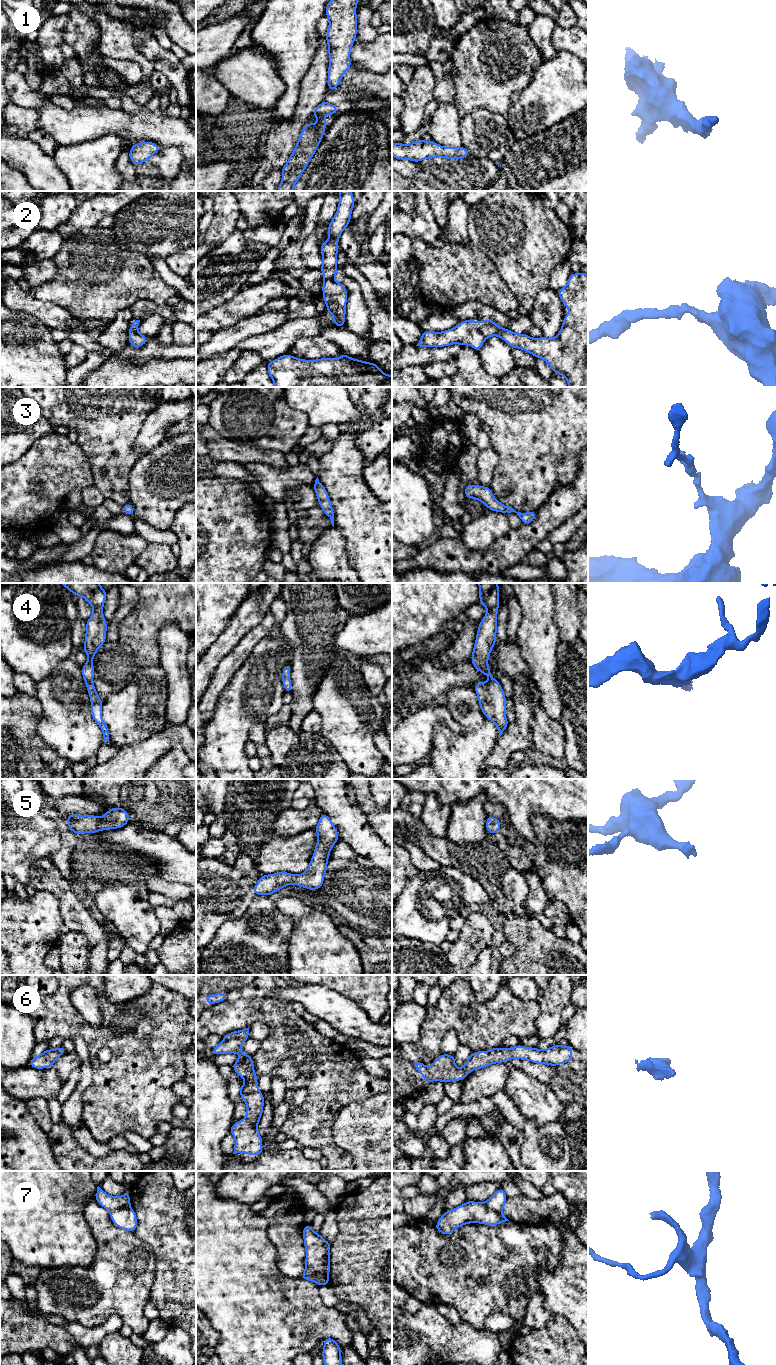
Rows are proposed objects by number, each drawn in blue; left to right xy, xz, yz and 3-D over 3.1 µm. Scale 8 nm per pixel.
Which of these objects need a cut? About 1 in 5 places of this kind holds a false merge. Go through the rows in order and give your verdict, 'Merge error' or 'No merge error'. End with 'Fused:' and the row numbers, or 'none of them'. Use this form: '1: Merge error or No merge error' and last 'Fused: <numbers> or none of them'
1: No merge error
2: No merge error
3: No merge error
4: No merge error
5: No merge error
6: No merge error
7: Merge error
Fused: 7

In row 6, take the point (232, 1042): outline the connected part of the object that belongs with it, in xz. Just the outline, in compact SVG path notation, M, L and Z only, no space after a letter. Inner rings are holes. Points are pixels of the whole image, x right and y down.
M249 1027L228 1033L220 1044L212 1049L213 1055L239 1053L238 1060L232 1065L233 1070L245 1080L240 1086L240 1097L245 1101L247 1112L244 1119L235 1122L230 1128L230 1134L235 1138L234 1152L247 1153L250 1156L262 1154L263 1138L258 1132L258 1123L263 1114L264 1096L259 1091L258 1076L254 1072L252 1055L241 1052L243 1043L249 1039Z

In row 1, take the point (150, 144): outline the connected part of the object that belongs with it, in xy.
M150 141L135 143L132 145L129 151L130 161L135 166L138 166L141 163L149 160L151 156L158 153L160 149L161 147L159 147L154 142L150 142Z

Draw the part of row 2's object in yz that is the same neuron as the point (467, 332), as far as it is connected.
M571 273L567 285L556 292L563 305L569 308L569 313L564 316L559 334L553 338L542 336L533 339L528 334L517 334L510 329L502 328L491 319L484 319L480 323L465 320L446 331L423 331L416 346L432 348L460 344L470 345L478 352L486 338L499 336L512 349L519 348L531 353L535 358L542 358L554 373L565 376L569 387L588 387L588 274Z

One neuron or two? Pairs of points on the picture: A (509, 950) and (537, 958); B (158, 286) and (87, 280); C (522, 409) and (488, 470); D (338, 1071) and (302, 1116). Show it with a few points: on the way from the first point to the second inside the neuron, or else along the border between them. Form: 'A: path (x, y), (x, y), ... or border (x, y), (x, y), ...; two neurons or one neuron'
A: border (506, 939), (514, 946), (515, 953), (503, 958); two neurons
B: path (140, 281), (105, 280); one neuron
C: border (490, 445), (497, 454), (497, 465), (493, 477); two neurons
D: path (332, 1082), (329, 1089), (313, 1105); one neuron

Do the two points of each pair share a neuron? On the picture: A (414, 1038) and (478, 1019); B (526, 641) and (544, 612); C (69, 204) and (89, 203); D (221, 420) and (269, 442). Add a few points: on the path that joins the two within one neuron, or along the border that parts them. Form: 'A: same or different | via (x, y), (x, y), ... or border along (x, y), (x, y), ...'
A: different | border along (426, 1013), (421, 1026), (421, 1037), (416, 1044)
B: same | via (533, 634), (538, 628), (538, 619)
C: different | border along (79, 201), (70, 216), (63, 223)
D: same | via (233, 420), (247, 420), (257, 430)

